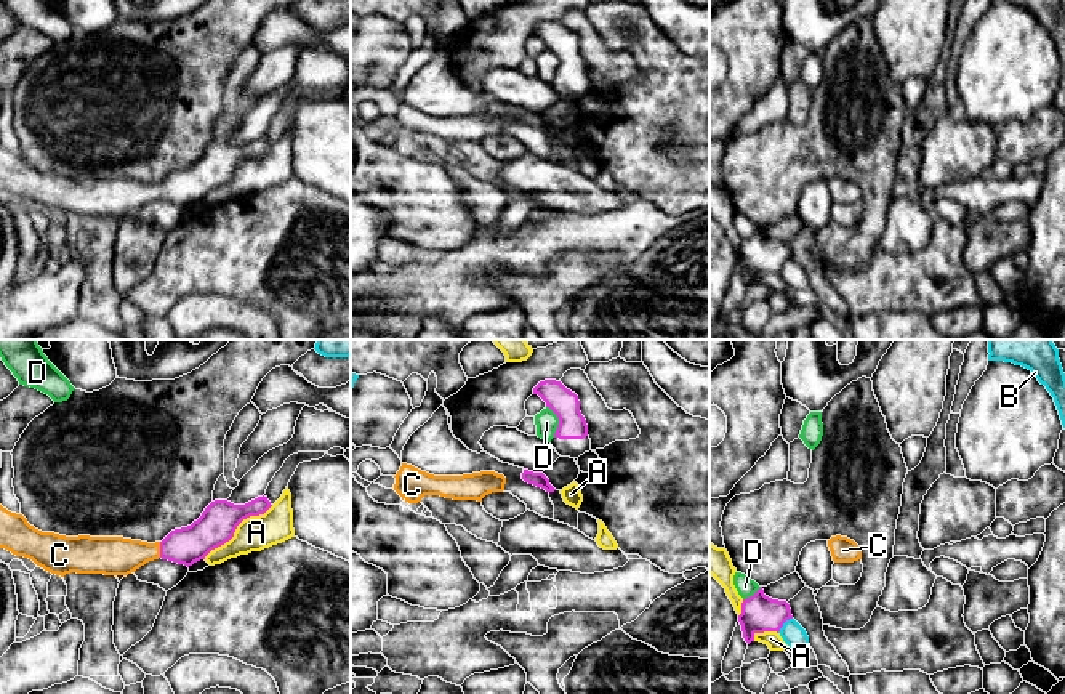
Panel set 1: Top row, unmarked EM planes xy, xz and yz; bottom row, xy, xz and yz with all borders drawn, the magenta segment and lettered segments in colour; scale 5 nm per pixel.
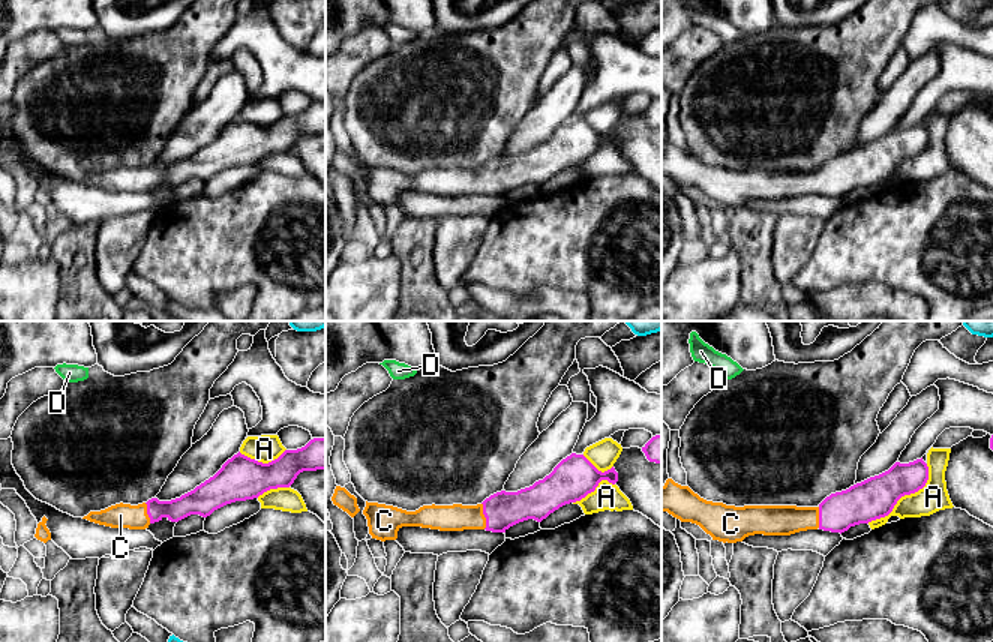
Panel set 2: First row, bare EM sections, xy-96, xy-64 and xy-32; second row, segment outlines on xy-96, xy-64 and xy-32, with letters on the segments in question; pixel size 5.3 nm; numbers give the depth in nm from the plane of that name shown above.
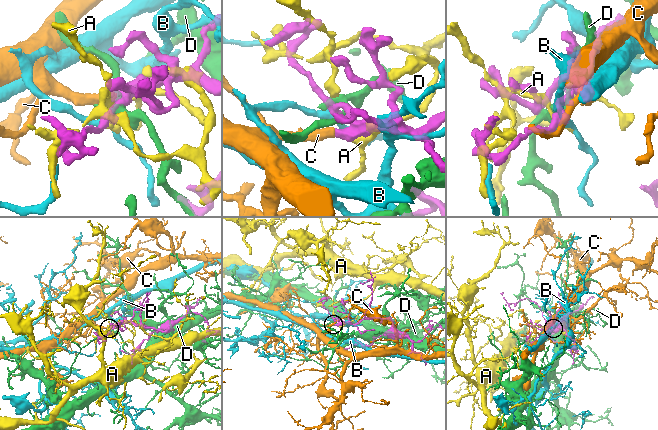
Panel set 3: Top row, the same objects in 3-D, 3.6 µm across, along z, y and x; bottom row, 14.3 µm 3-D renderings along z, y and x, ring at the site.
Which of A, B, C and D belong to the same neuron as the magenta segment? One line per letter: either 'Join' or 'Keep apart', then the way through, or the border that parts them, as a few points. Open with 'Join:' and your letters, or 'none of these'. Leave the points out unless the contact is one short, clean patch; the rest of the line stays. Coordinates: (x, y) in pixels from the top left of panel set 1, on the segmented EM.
Join: C
A: Keep apart
B: Keep apart. Boundary: yz (791, 617), (777, 632)
C: Join
D: Keep apart

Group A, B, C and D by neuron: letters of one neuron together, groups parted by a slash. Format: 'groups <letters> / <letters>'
groups A / B / C / D

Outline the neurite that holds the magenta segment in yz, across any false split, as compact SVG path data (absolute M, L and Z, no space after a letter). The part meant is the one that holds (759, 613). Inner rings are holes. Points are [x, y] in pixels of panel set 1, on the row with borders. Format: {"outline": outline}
{"outline": "M762 587L753 596L743 599L741 614L738 615L748 644L754 641L756 633L778 633L790 619L793 619L790 604L766 596Z"}

